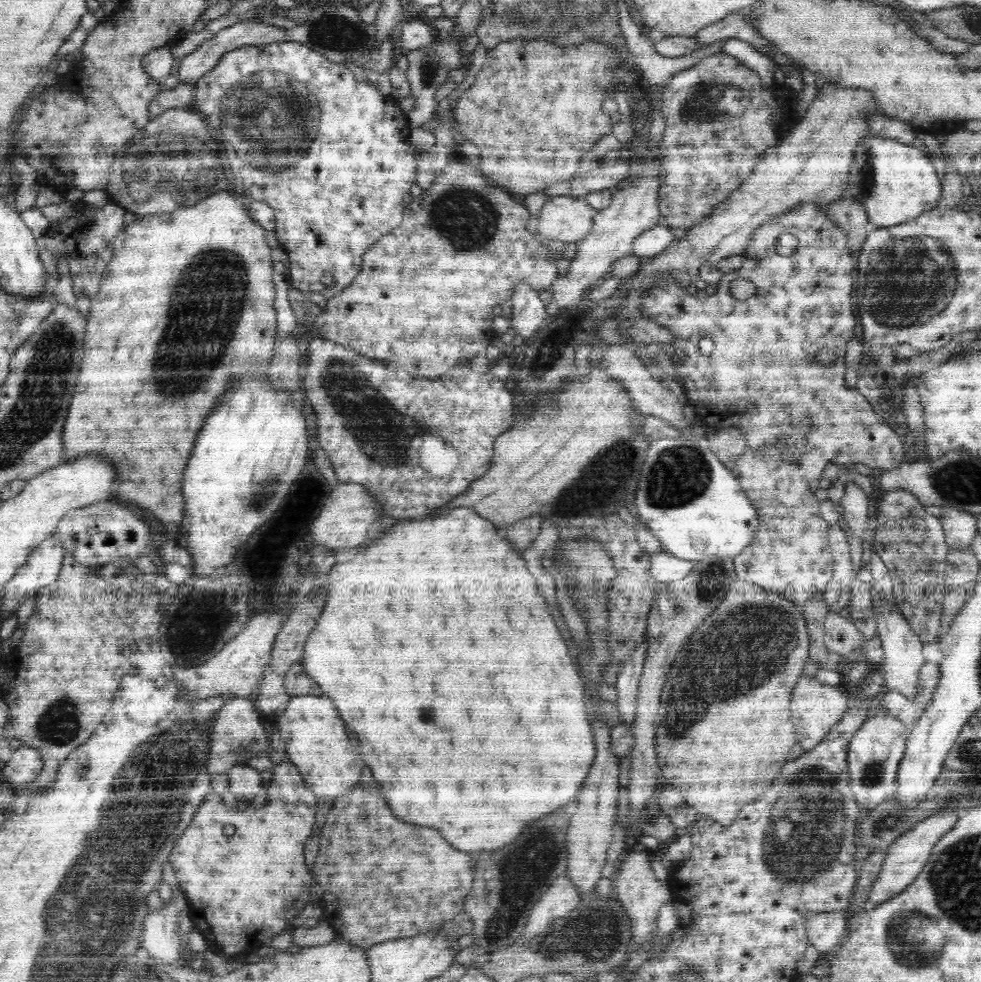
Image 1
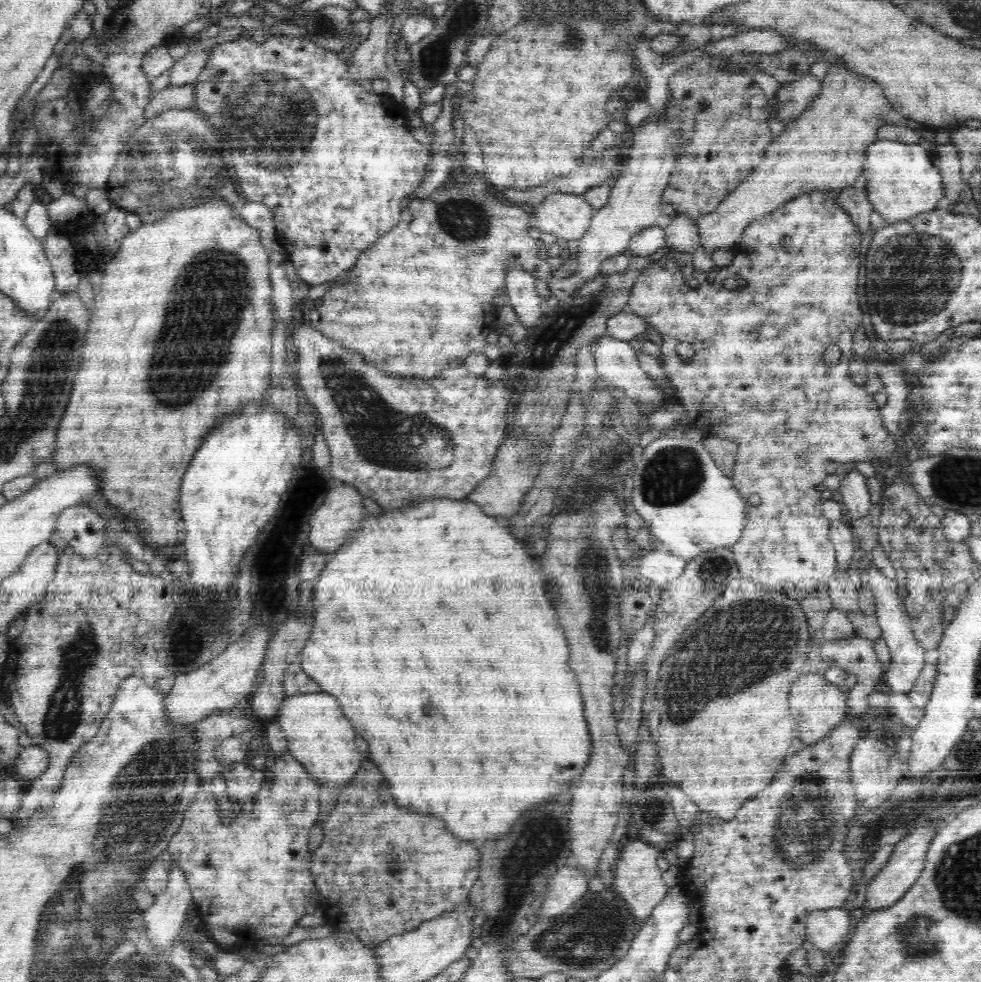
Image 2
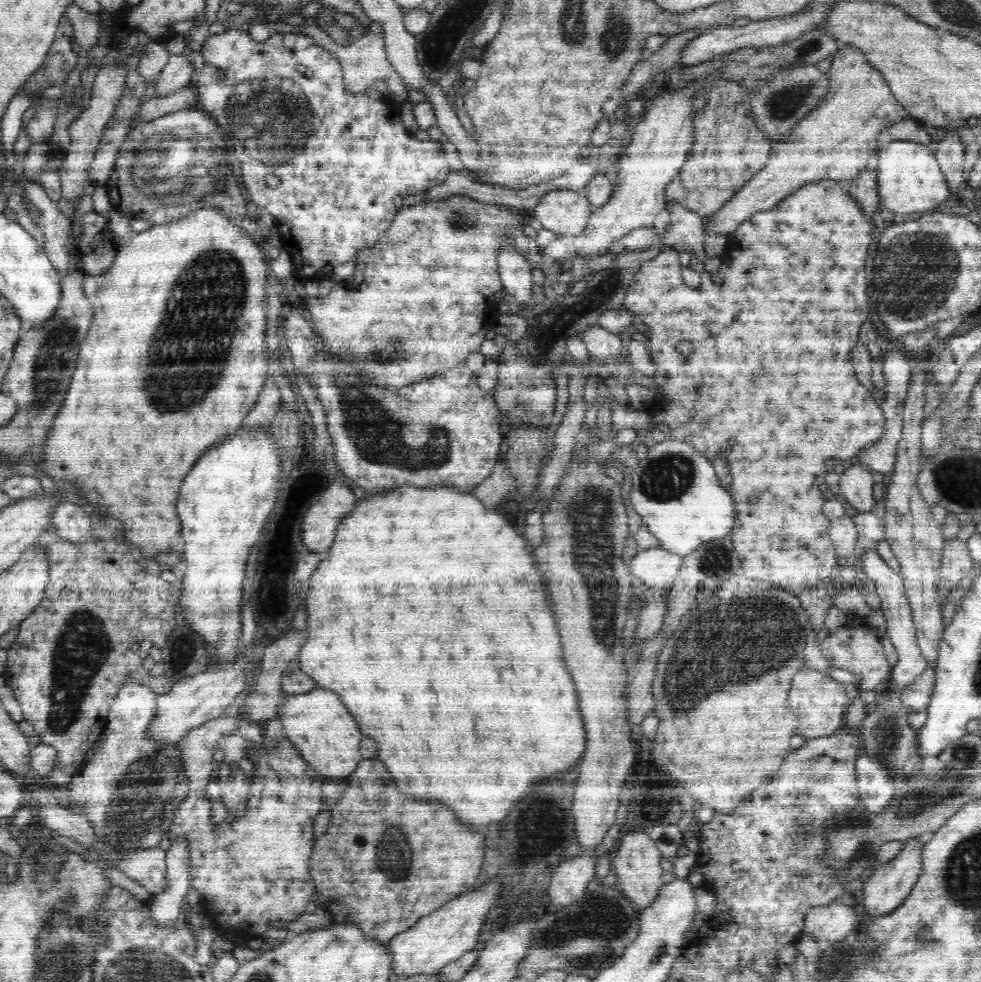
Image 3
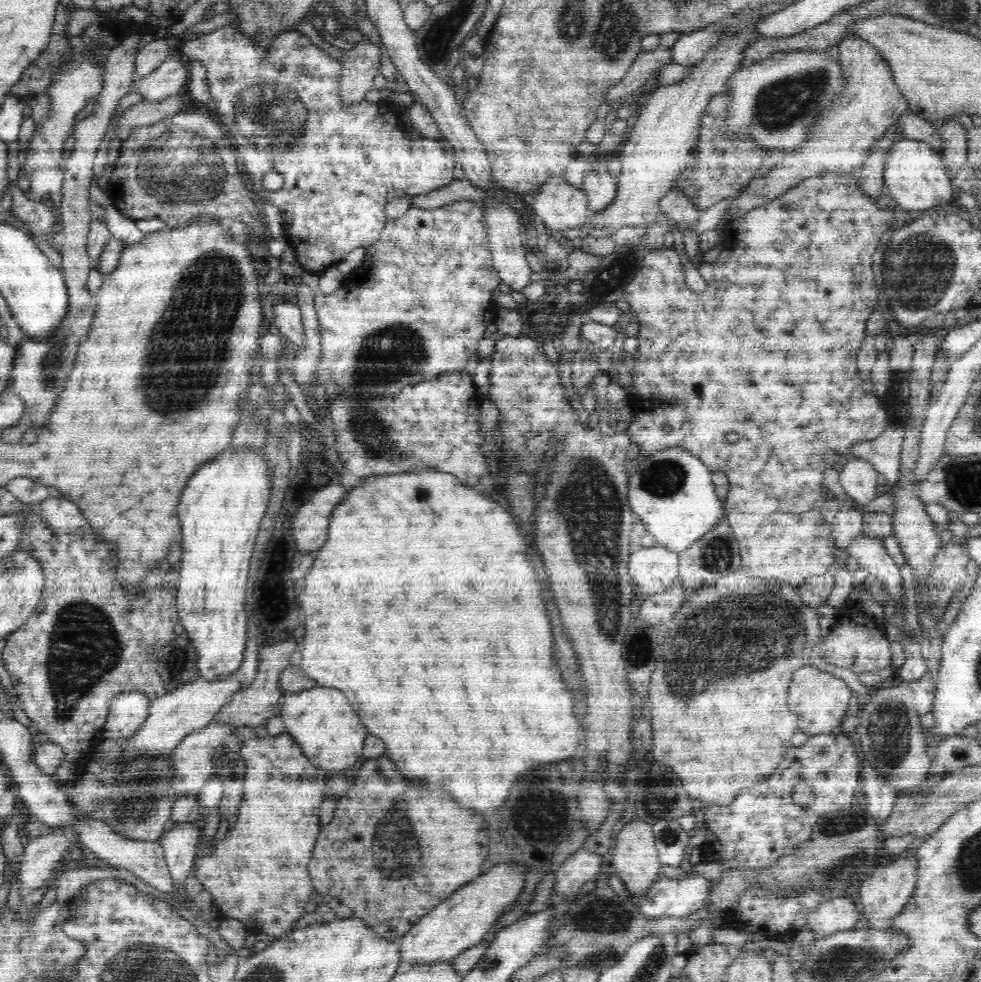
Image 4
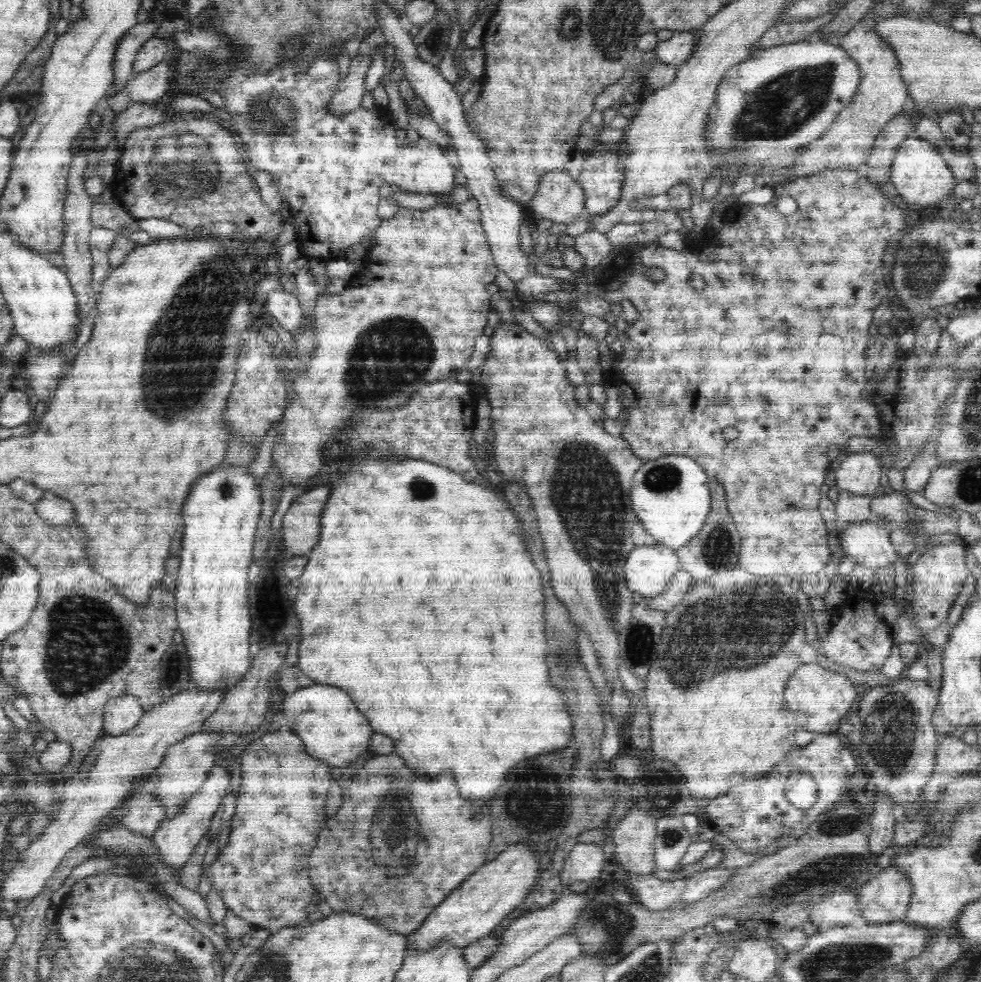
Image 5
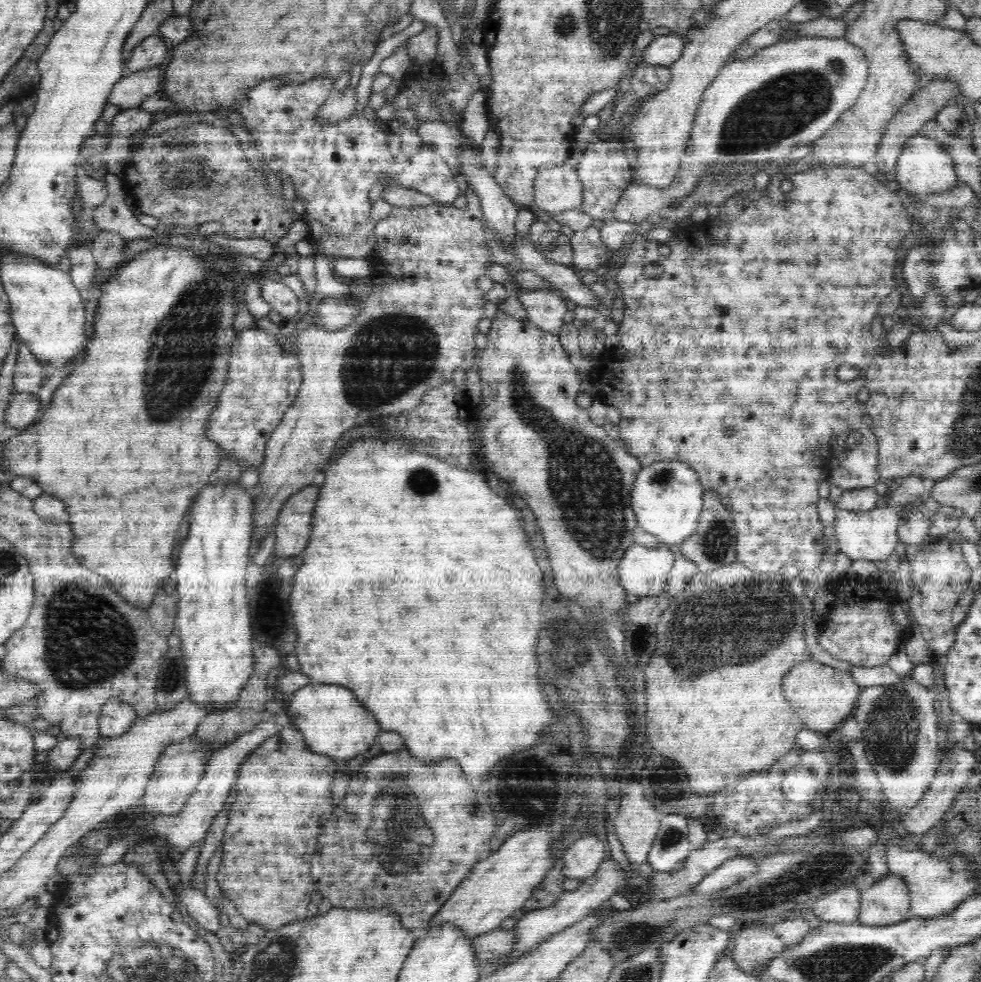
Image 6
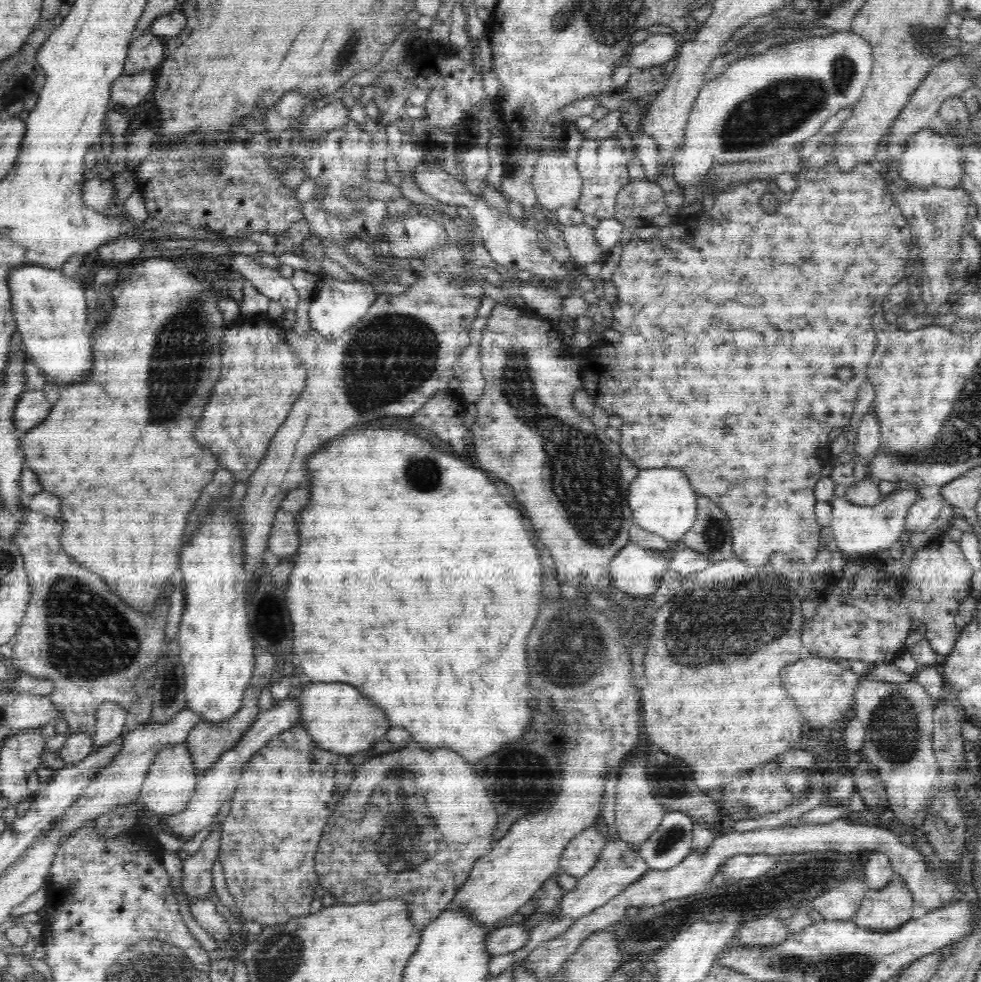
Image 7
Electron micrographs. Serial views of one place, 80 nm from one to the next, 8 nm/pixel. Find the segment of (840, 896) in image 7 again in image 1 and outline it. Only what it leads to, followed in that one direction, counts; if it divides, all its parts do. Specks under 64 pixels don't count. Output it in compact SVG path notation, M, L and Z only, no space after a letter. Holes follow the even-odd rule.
M846 911L816 913L805 923L808 945L827 957L846 938L847 926Z

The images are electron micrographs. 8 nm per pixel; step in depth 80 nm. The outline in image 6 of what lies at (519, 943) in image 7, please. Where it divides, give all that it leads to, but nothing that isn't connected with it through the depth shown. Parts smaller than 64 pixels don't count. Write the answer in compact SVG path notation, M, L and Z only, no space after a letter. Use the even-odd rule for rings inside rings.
M498 928L486 933L472 939L475 957L484 965L508 954L512 945L516 944L516 933L513 929Z

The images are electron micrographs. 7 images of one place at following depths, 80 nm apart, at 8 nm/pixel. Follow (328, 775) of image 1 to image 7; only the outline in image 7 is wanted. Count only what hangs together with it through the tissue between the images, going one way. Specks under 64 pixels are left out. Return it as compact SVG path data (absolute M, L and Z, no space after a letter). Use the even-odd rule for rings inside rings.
M308 682L297 695L299 702L299 718L306 727L306 733L315 745L338 755L362 752L384 738L390 730L390 723L384 710L372 704L372 700L362 695L356 687L342 682L312 683Z

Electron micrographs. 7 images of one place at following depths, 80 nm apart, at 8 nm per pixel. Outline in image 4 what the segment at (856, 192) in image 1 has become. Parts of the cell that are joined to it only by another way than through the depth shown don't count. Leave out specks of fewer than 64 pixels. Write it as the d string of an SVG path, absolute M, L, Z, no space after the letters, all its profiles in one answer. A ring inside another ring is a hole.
M898 139L889 150L884 167L884 187L888 190L888 196L894 199L894 203L902 208L902 211L925 211L941 204L946 204L952 198L952 184L950 174L945 169L941 159L940 150L936 151L929 144L919 140Z

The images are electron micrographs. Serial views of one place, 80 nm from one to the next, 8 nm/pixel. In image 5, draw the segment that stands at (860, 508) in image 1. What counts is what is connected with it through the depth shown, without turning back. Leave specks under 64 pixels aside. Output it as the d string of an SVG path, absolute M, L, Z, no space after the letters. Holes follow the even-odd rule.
M856 452L841 459L840 467L829 473L828 480L839 489L858 496L874 496L880 486L882 468L871 452Z

